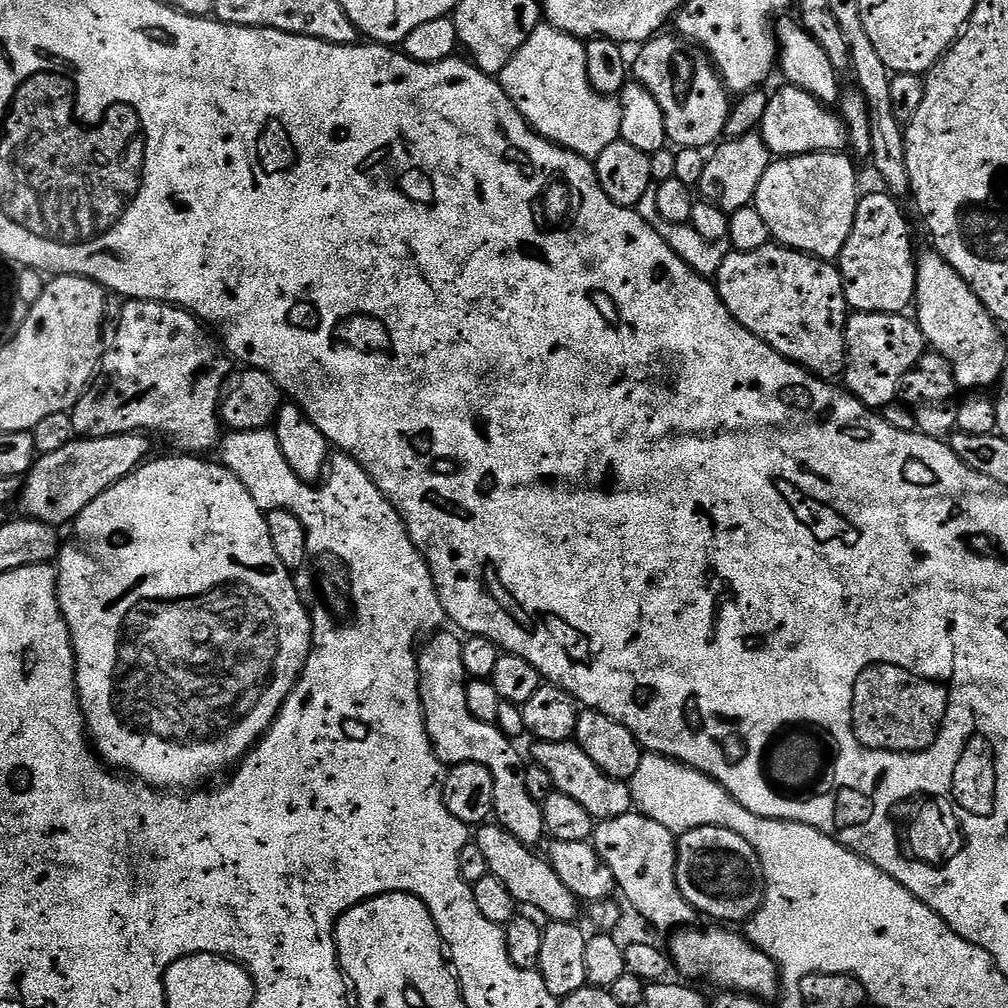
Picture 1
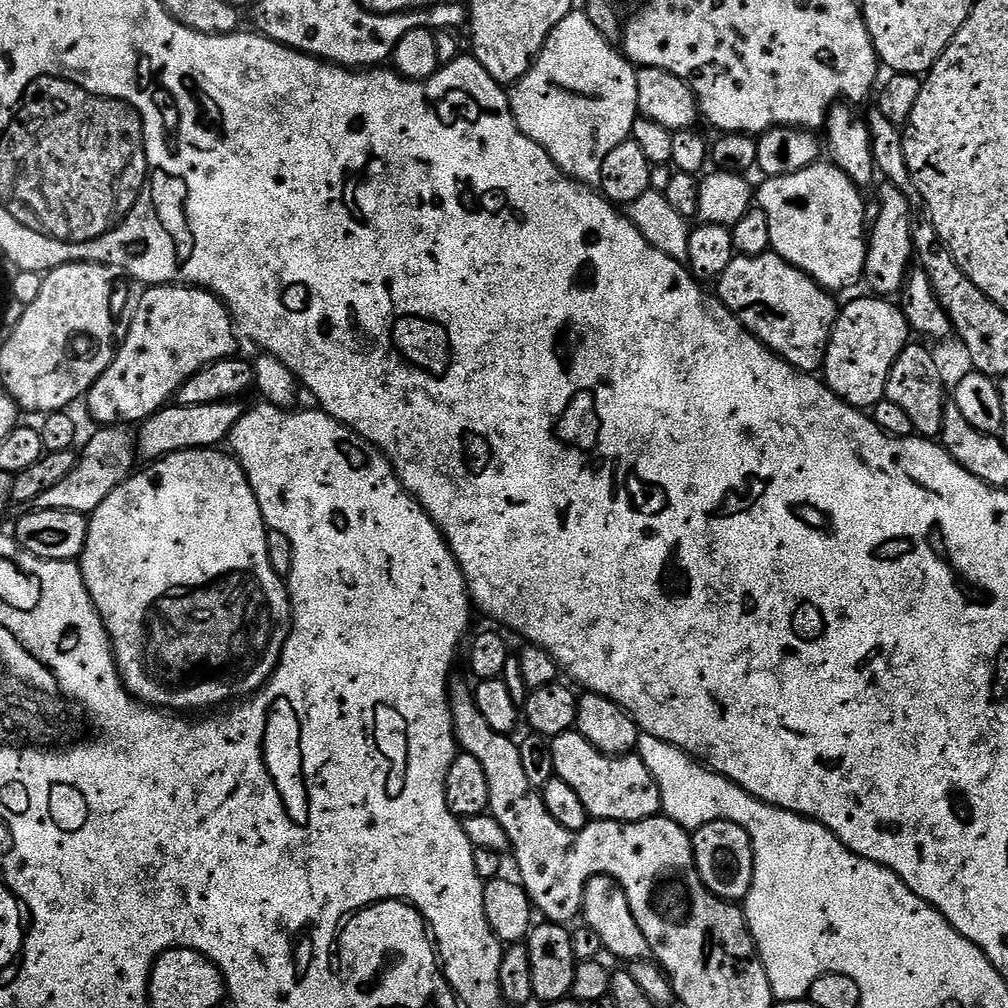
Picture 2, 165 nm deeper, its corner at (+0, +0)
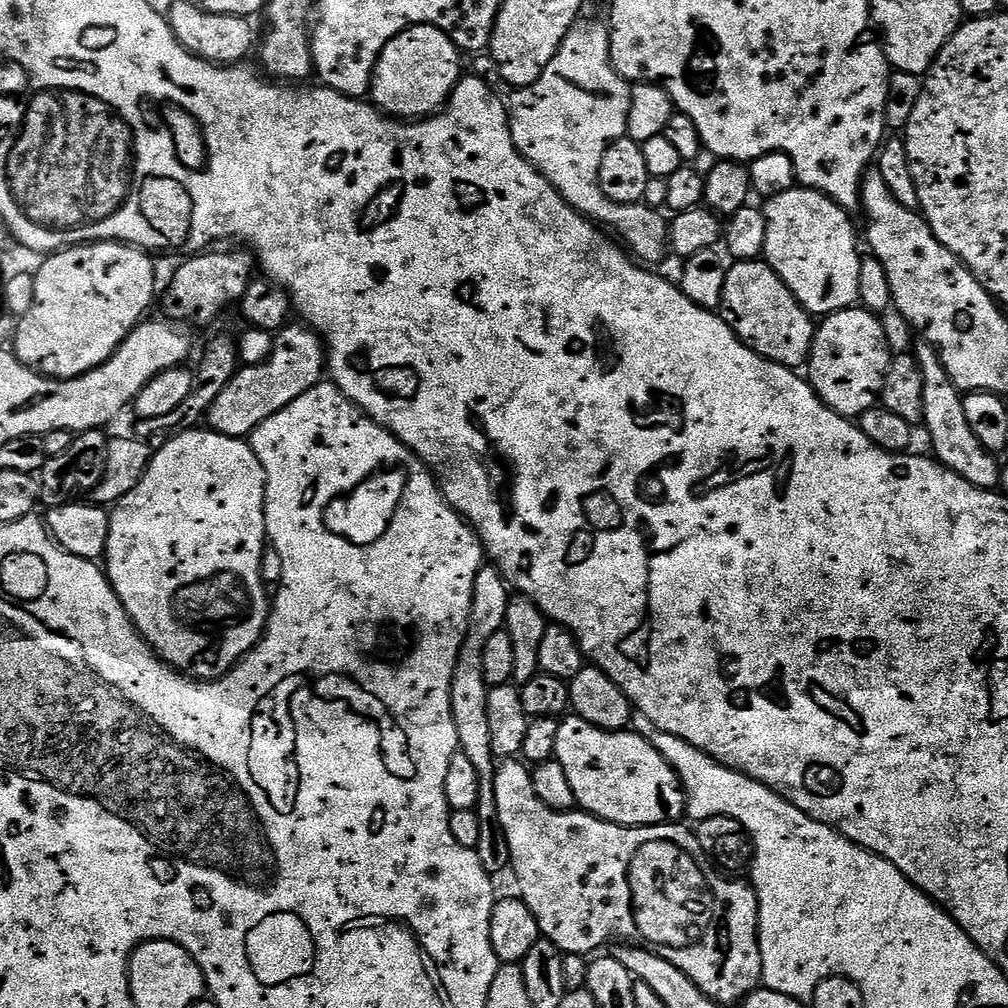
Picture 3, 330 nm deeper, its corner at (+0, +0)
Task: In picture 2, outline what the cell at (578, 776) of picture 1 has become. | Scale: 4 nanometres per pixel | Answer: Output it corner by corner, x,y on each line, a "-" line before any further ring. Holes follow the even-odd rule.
575,730
551,737
550,743
555,779
566,782
566,786
576,791
592,820
620,820
632,824
635,820
649,820
651,816
661,815
658,786
639,756
605,756

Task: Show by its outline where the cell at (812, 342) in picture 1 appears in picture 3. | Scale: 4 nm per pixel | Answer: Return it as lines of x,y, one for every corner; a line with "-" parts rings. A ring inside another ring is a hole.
763,259
738,260
728,268
726,282
722,286
722,298
718,309
719,315
738,334
738,338
750,350
762,354
762,358
773,360
793,370
800,370
807,365
808,357
812,355
812,340
816,336
817,325
808,311
796,301
794,294
782,282
782,278

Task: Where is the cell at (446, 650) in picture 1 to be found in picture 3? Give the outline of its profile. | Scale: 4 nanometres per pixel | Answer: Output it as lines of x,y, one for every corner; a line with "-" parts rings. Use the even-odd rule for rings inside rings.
516,758
505,759
497,767
494,794
490,800
491,803
496,803
494,814
498,818
502,830
506,830
506,842
510,842
510,858
512,859
510,872
511,875
516,875
516,884
520,887
519,899
523,900
526,906
530,906
530,914
534,914
534,918
538,922
541,937
549,940
554,946
558,946
560,952
587,957
588,952
599,953
603,949
600,947
611,936
616,936
620,932
621,938
624,939
621,941
635,942
637,945
647,948
649,952
658,954
658,958
666,958
666,962
678,966
678,970
682,970
682,974
686,974
686,978
690,978
694,982
694,986
698,986
698,990
702,990
702,994
706,994
721,1006
739,1005
755,988
761,987
760,903
756,897
756,889
747,879
729,878
727,875
721,874
717,865
713,864
702,850
695,831
691,827
683,828
685,826
683,823
669,822
667,824
650,824
647,828
624,828
621,824
611,824
596,816
589,816
583,810
556,812
553,808
548,808
546,802
542,802
542,798
538,798
538,794
534,794
529,765

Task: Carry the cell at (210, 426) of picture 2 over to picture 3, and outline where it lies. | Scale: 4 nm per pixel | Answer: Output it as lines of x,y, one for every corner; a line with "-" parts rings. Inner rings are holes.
303,322
285,323
275,333
272,353
262,364
241,367
231,382
215,398
206,415
206,424
211,431
223,436
251,437
252,431
266,418
278,414
294,398
302,398
306,390
321,383
326,376
326,349
320,333

